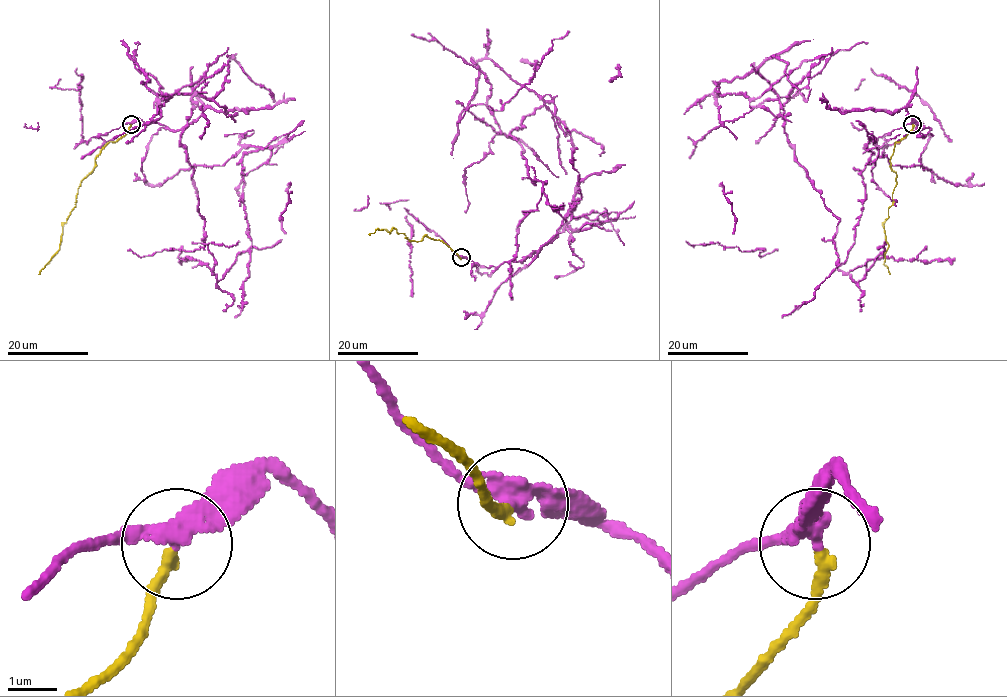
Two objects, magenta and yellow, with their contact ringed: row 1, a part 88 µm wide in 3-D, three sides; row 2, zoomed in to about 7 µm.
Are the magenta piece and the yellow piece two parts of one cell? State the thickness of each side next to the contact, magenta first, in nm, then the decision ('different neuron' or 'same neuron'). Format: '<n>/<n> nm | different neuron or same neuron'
360/240 nm | different neuron

